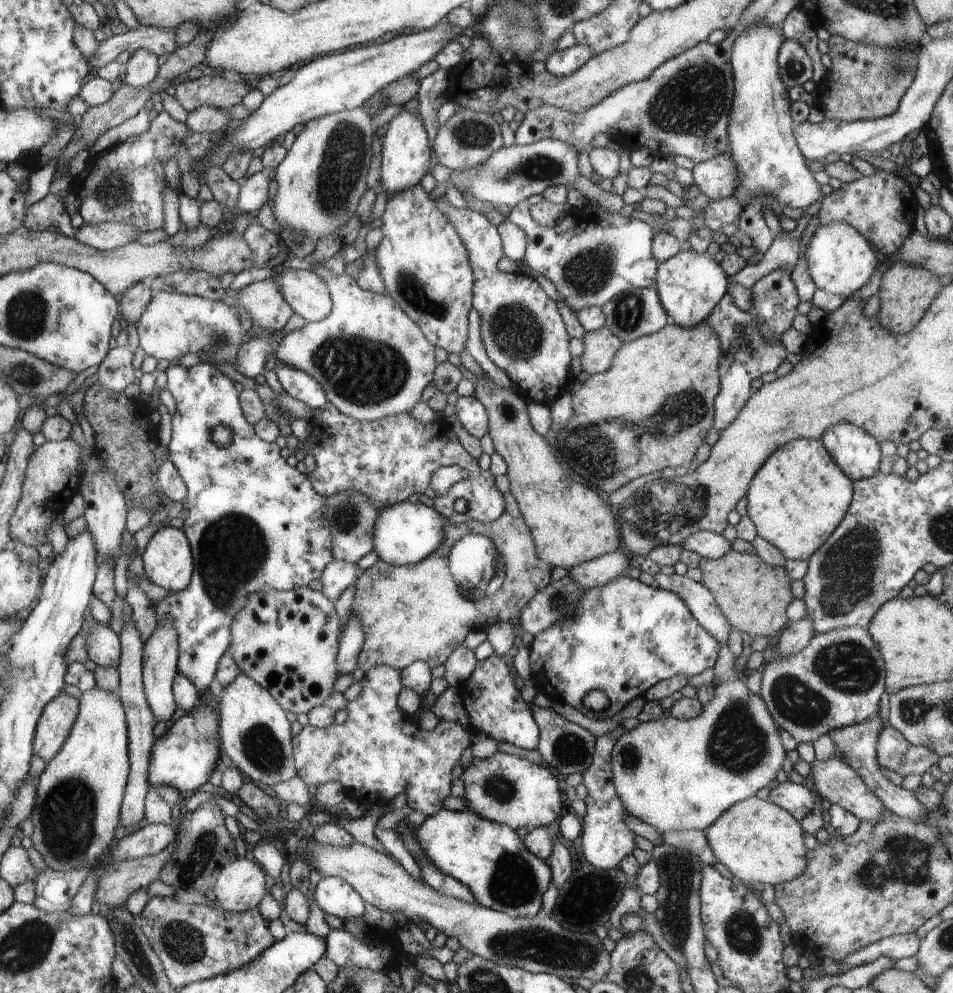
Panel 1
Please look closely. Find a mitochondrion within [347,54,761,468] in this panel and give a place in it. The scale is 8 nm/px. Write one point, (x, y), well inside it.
(691, 101)

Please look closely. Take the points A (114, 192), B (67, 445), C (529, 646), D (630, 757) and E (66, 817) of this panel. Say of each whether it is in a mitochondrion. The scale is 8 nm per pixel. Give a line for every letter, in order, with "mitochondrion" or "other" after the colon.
A: mitochondrion
B: other
C: other
D: other
E: mitochondrion

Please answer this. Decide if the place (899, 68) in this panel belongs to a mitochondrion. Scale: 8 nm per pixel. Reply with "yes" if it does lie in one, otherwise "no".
yes

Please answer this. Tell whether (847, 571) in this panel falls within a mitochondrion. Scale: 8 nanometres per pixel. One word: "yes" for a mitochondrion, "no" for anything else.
yes

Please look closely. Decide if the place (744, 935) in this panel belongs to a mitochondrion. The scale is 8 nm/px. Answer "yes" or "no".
yes

